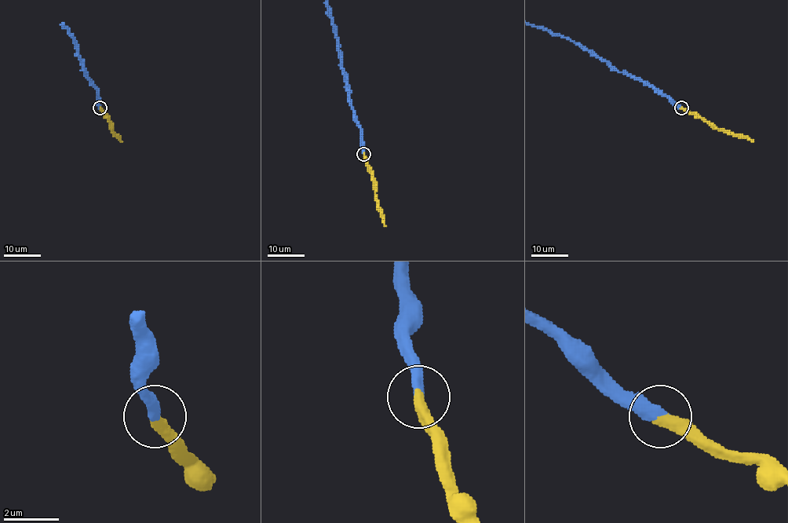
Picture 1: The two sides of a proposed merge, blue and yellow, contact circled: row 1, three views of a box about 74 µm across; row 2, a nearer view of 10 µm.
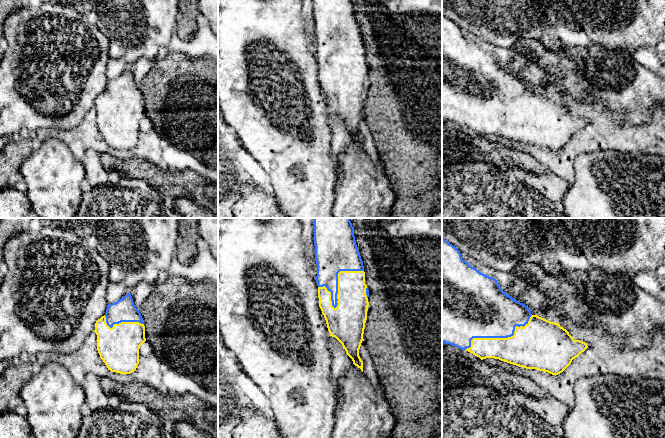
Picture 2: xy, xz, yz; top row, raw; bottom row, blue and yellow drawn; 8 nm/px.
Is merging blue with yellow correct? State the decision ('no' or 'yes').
yes

